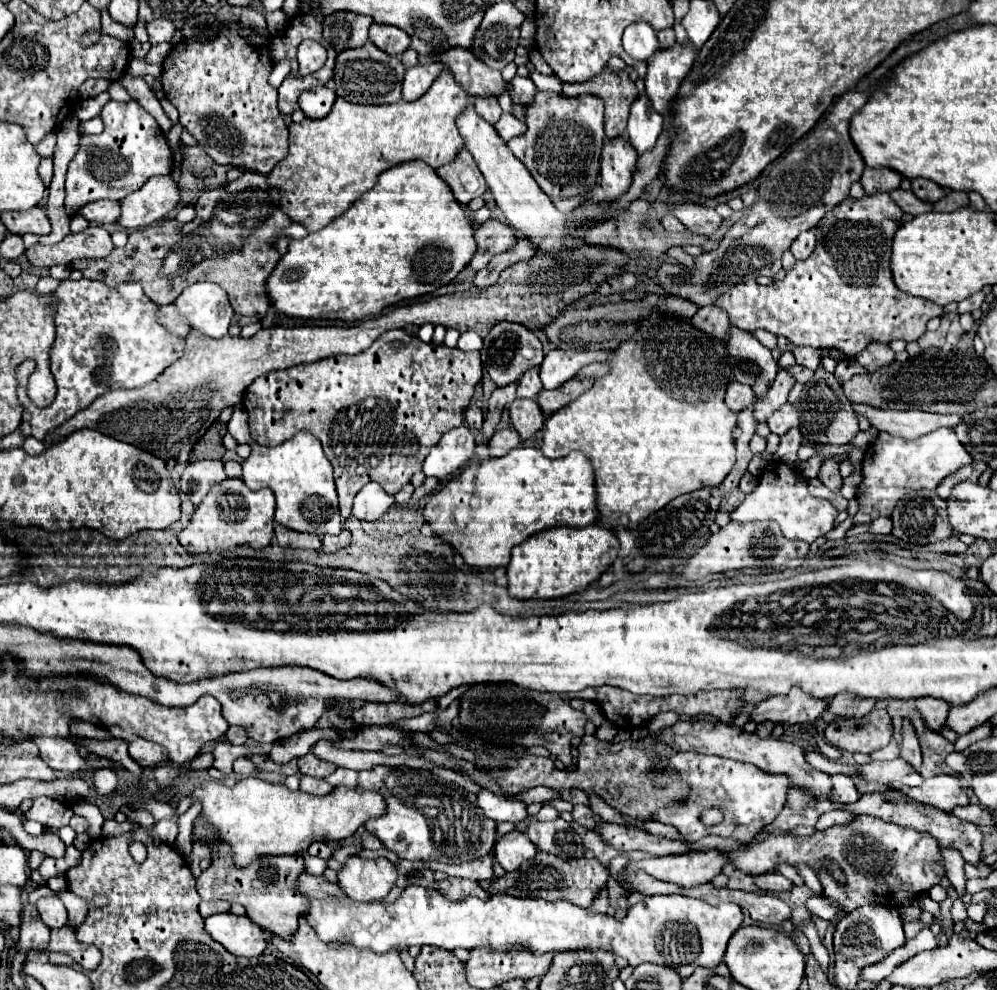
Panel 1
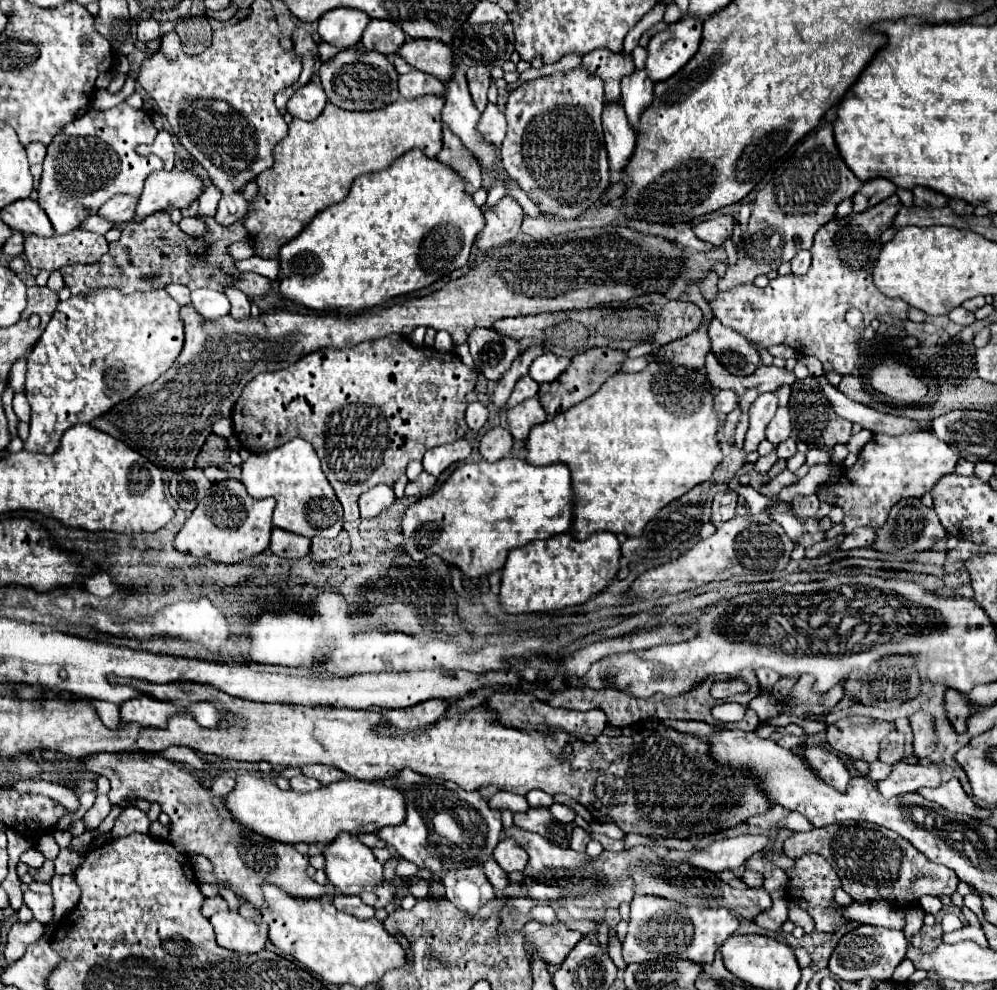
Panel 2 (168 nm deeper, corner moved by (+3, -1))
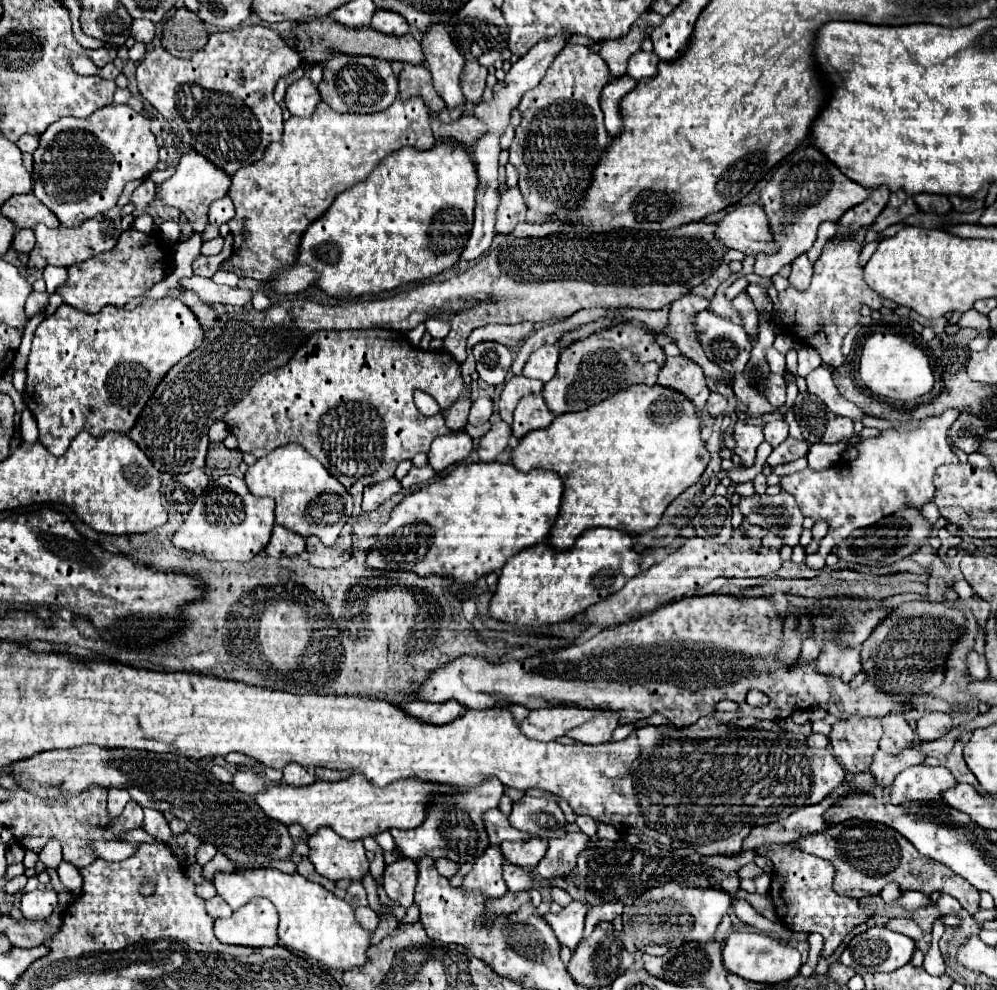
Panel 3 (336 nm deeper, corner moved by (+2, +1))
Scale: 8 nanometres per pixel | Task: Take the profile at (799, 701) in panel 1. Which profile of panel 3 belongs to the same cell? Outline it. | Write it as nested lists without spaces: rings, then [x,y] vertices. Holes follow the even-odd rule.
[[[828,641],[818,657],[818,671],[824,675],[840,677],[844,683],[848,683],[860,669],[860,649],[862,645],[838,645],[834,641]]]

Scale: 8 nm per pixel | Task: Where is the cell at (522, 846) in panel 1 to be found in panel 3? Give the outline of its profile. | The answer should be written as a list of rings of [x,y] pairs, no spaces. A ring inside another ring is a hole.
[[[534,835],[532,839],[526,839],[524,843],[512,843],[512,841],[500,843],[500,849],[502,849],[506,861],[528,869],[528,867],[536,867],[540,863],[540,859],[546,855],[548,841]]]

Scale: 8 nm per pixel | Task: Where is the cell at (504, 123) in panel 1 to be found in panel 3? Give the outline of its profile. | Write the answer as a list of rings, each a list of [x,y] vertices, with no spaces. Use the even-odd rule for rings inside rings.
[[[462,115],[454,123],[440,123],[436,117],[430,117],[430,123],[432,123],[432,133],[436,139],[452,137],[466,147],[470,147],[484,133],[484,123],[476,119],[474,115]]]

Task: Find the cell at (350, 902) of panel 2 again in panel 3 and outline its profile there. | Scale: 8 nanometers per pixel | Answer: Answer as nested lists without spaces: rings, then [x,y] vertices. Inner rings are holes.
[[[360,907],[360,909],[358,909],[358,923],[360,923],[364,929],[368,929],[368,931],[374,933],[374,929],[378,927],[378,921],[380,921],[378,913],[372,911],[370,907]]]

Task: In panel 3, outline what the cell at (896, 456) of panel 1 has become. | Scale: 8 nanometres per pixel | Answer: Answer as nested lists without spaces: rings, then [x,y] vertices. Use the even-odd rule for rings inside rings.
[[[948,409],[938,417],[924,419],[920,423],[920,427],[914,431],[882,431],[880,437],[864,439],[858,445],[858,457],[854,461],[845,465],[834,465],[826,471],[810,471],[806,467],[800,473],[780,477],[778,485],[782,491],[788,491],[796,499],[796,503],[800,505],[800,509],[806,517],[812,517],[814,521],[818,521],[818,519],[828,521],[828,525],[830,525],[828,535],[832,535],[832,537],[848,537],[854,529],[870,527],[870,525],[878,523],[882,517],[888,517],[904,507],[922,509],[924,503],[934,499],[934,485],[932,485],[934,471],[940,465],[958,463],[958,457],[954,455],[952,447],[946,441],[946,433],[952,427],[952,423],[958,419],[958,415],[960,415],[960,411]]]

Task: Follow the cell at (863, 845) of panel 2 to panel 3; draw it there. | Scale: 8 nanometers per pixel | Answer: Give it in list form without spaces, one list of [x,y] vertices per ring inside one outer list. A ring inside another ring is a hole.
[[[850,819],[846,823],[832,825],[822,833],[806,835],[804,839],[796,841],[796,847],[816,857],[822,857],[834,865],[834,891],[838,895],[856,899],[880,895],[886,883],[896,881],[902,887],[902,891],[920,891],[924,895],[938,891],[952,895],[972,915],[980,909],[980,893],[972,885],[968,885],[966,879],[960,879],[954,871],[948,871],[948,867],[944,867],[942,863],[936,863],[934,859],[920,855],[906,837],[882,823]]]

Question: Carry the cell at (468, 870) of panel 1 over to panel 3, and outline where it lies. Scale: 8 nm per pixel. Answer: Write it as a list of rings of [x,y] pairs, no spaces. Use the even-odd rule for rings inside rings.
[[[504,863],[504,881],[510,891],[528,891],[536,887],[532,873],[512,863]]]

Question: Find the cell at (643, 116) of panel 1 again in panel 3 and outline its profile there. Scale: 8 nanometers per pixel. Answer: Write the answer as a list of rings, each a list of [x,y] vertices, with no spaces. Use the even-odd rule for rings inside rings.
[[[636,51],[636,55],[628,61],[628,75],[636,81],[648,79],[658,73],[658,63],[660,57],[654,51]]]

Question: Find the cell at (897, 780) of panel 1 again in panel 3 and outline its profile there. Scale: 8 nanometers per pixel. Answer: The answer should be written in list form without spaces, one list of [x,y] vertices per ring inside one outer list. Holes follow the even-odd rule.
[[[928,765],[908,767],[894,779],[890,787],[890,803],[892,805],[904,805],[910,801],[942,803],[942,793],[956,785],[958,783],[954,775],[946,767],[928,767]]]

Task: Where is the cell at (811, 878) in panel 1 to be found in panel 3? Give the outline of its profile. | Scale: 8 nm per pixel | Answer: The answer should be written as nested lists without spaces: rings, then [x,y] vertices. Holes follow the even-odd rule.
[[[740,851],[736,855],[716,855],[716,857],[702,857],[704,865],[708,867],[714,867],[714,869],[720,869],[724,873],[734,873],[738,871],[740,867],[748,865],[750,861],[754,861],[756,853],[754,851]]]

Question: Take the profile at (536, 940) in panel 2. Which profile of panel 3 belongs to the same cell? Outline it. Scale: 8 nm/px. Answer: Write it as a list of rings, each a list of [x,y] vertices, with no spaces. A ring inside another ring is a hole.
[[[572,901],[558,915],[548,913],[548,915],[544,915],[544,919],[550,923],[550,927],[556,933],[558,941],[574,951],[578,941],[582,939],[586,911],[588,911],[588,905],[584,905],[580,901]]]

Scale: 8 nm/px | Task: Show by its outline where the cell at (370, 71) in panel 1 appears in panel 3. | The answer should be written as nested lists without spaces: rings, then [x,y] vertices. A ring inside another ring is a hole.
[[[334,55],[324,63],[324,79],[318,85],[318,93],[322,101],[338,113],[378,113],[390,107],[398,97],[398,79],[384,59]]]

